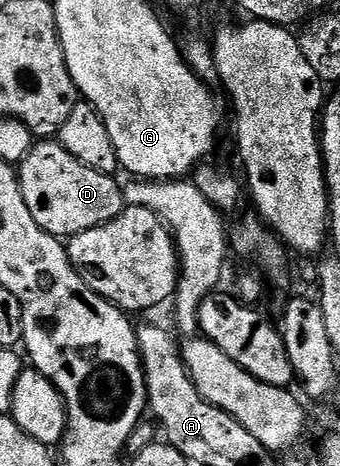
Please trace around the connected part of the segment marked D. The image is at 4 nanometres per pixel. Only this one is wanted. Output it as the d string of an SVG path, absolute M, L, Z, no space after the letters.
M57 140L38 141L20 162L19 177L23 200L27 200L31 216L35 216L35 224L62 240L115 220L126 207L125 191L114 175L79 164Z

